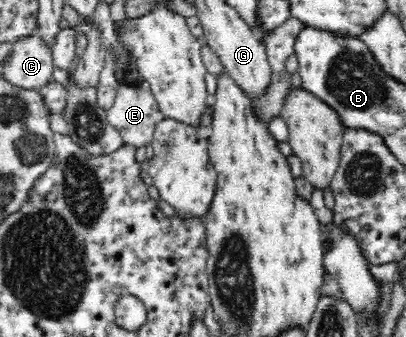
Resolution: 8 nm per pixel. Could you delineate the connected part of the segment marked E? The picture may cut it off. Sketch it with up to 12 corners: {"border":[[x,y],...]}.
{"border":[[144,81],[119,83],[108,122],[122,141],[150,147],[165,119]]}

